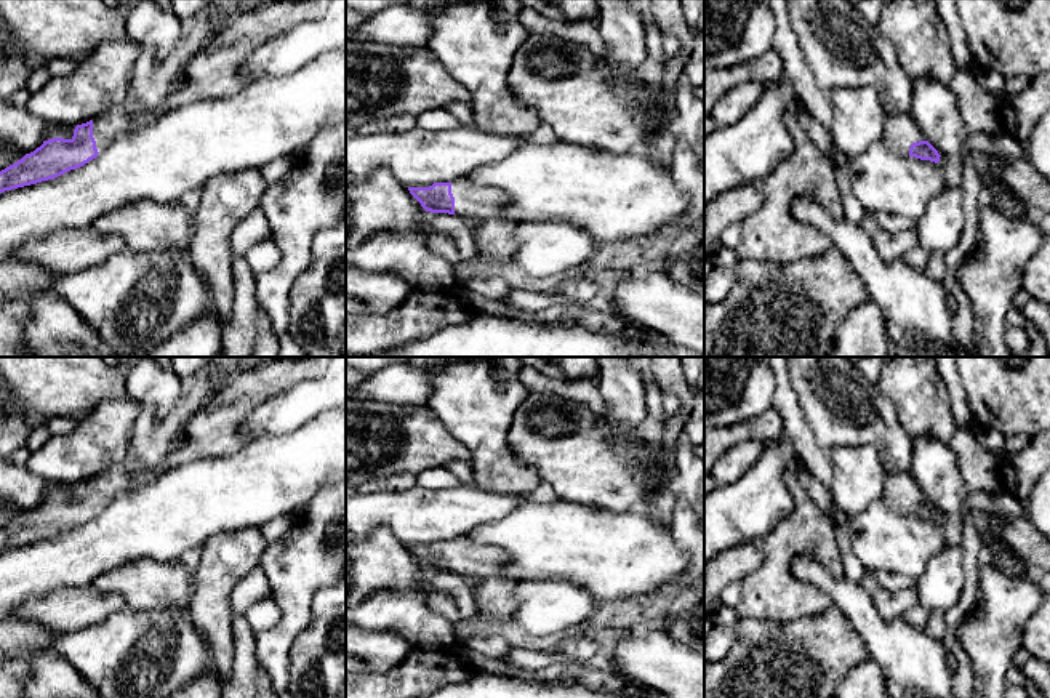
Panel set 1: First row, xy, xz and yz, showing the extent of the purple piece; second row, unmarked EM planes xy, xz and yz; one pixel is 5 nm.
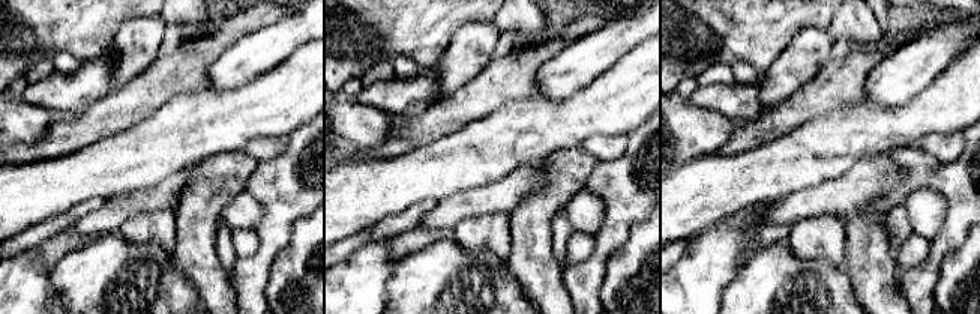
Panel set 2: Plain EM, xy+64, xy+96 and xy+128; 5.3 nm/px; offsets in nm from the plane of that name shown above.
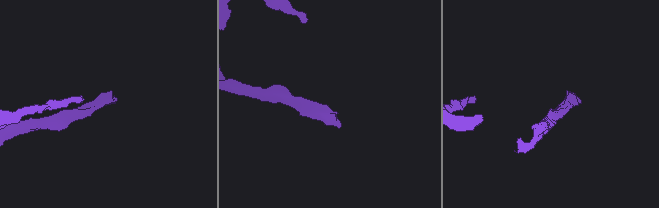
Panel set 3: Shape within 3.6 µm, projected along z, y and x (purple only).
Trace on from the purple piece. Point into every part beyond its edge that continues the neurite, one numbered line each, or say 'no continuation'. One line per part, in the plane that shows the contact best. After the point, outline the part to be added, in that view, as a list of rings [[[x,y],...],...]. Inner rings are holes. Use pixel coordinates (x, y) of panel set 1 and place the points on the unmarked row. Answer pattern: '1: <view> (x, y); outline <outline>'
1: xy (213, 431); outline [[[283,357],[230,376],[186,426],[186,443],[160,466],[144,467],[125,459],[93,479],[93,496],[101,512],[118,495],[144,485],[179,464],[230,455],[248,443],[240,424],[269,399],[301,381],[317,379],[331,357]]]

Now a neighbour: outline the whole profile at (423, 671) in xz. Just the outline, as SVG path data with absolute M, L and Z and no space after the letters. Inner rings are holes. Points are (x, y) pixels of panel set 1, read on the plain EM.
M413 648L397 668L386 672L346 653L346 698L421 698L447 685L467 682L474 674L453 648Z

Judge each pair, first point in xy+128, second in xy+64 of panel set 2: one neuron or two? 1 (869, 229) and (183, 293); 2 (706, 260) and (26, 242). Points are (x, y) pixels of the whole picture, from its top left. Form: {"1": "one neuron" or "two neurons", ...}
{"1": "two neurons", "2": "two neurons"}

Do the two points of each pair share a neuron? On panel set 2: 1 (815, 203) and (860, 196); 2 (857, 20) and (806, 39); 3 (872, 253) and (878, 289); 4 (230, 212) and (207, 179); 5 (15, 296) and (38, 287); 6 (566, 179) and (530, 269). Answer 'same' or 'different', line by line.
1: same
2: different
3: same
4: different
5: same
6: same

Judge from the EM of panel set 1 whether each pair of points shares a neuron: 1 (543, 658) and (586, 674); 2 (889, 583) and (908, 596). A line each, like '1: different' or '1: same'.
1: different
2: different

